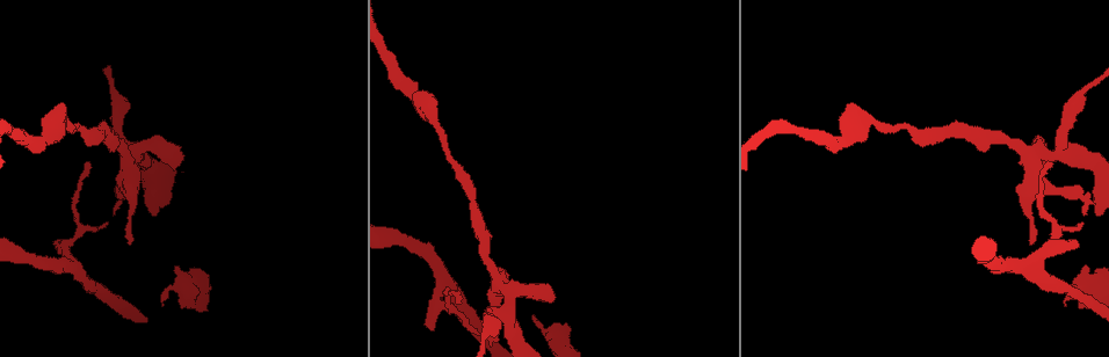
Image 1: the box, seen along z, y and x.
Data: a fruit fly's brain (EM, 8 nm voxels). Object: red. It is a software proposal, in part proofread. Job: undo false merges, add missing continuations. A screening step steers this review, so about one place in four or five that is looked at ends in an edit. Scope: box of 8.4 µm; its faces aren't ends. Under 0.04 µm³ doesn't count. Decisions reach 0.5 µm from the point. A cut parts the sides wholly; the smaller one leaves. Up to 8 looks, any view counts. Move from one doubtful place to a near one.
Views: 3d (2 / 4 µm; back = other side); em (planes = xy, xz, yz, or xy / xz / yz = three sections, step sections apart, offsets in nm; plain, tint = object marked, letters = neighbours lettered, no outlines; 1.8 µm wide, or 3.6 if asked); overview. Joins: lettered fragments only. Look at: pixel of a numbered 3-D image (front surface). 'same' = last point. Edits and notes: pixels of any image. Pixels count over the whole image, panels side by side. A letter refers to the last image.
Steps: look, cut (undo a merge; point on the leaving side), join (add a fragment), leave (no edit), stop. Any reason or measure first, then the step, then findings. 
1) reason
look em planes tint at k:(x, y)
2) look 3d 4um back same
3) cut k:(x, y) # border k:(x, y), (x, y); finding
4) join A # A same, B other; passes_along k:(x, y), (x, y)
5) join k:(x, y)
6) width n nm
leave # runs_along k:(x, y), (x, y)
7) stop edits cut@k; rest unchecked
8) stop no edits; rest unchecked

an open end
look em planes plain at 1:(173, 168)

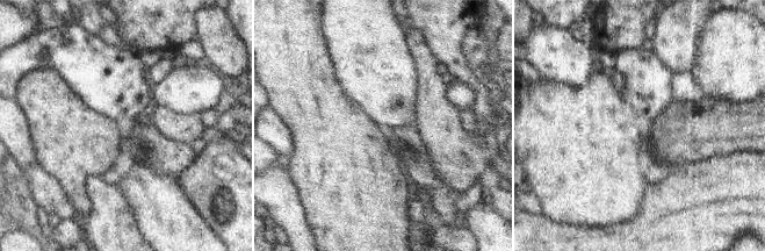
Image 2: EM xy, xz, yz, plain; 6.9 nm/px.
what lies round it
look em planes letters same

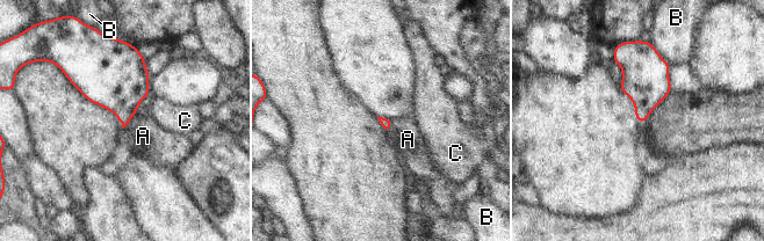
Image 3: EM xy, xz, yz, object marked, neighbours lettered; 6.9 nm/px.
longest_contact B 220 nm
leave # A other, B other, C other; none of them fits

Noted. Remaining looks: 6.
branch stops here
look em planes letters at 1:(535, 316)

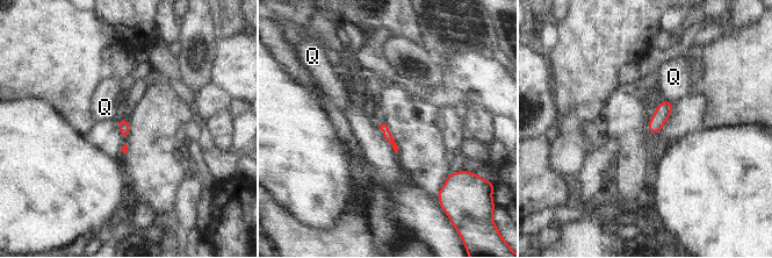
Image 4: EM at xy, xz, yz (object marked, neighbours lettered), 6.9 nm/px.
leave # Q other; border 4:(663, 98), (673, 104); none of them fits

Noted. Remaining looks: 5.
look em yz step 16 tint at 1:(878, 122)

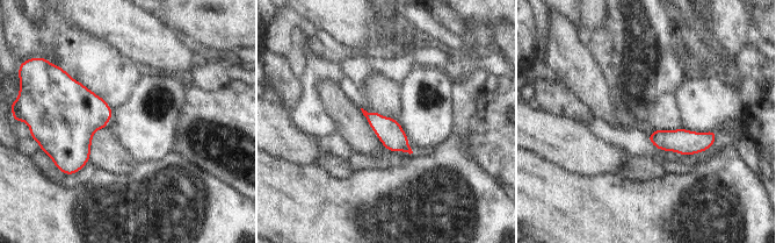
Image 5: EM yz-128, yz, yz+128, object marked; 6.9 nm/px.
cut it another way
look em planes letters same

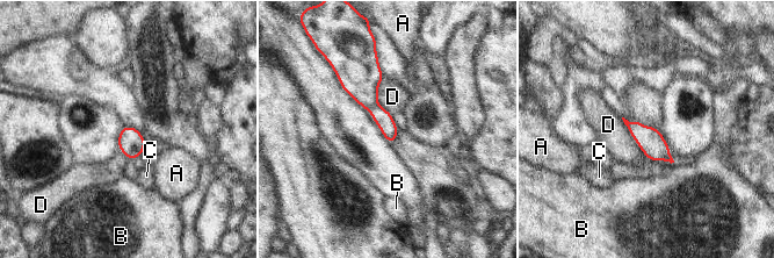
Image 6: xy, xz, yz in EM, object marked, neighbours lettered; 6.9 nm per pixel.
leave # A other, B other, C other, D other; continuous, no second neuron

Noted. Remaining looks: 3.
stop no edits; rest unchecked

